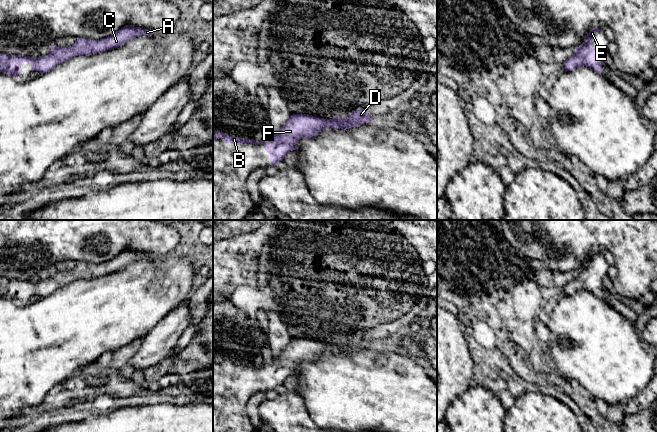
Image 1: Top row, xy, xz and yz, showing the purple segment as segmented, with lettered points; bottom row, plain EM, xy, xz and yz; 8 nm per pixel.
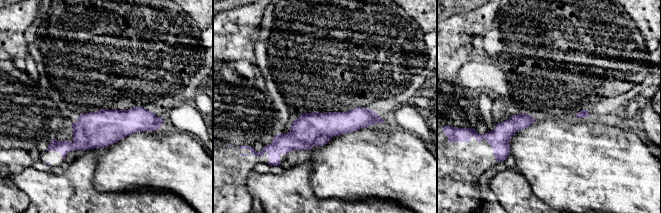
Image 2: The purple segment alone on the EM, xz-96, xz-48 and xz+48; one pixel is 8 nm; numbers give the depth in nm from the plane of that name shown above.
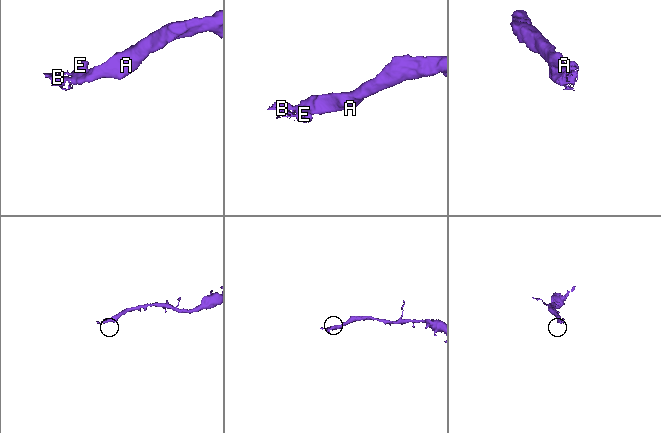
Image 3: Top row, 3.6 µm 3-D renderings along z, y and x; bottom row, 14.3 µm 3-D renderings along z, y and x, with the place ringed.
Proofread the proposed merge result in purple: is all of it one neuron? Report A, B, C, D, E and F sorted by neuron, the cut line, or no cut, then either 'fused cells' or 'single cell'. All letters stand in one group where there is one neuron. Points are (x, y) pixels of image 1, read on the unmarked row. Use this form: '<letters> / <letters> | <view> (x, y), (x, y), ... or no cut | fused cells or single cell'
A B C D E F | no cut | single cell

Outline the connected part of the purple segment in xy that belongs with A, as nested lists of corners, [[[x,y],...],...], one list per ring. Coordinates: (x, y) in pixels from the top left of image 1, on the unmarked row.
[[[125,249],[114,258],[100,264],[77,262],[76,266],[69,271],[53,269],[47,279],[39,280],[36,283],[33,283],[30,280],[0,278],[0,296],[11,299],[15,302],[22,296],[22,287],[27,286],[32,289],[32,295],[39,295],[43,298],[52,294],[58,288],[78,279],[102,277],[120,271],[132,262],[142,259],[150,260],[153,258],[154,257],[149,254],[140,251]]]

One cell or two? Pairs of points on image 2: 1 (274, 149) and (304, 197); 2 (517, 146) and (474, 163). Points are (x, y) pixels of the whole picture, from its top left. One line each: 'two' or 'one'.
1: two
2: two

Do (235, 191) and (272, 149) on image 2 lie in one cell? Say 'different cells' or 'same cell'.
same cell

